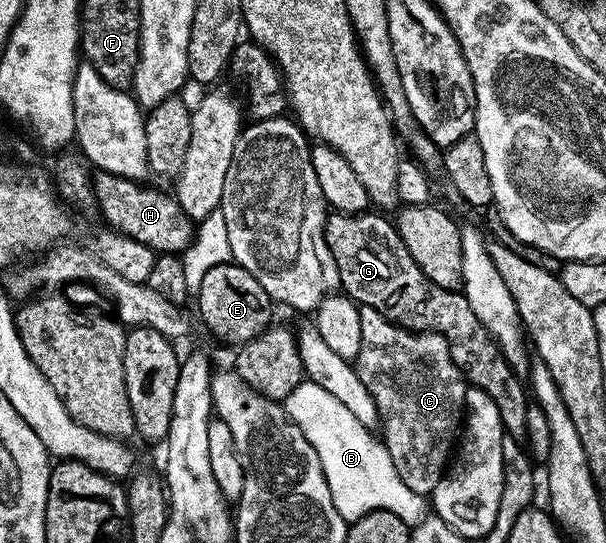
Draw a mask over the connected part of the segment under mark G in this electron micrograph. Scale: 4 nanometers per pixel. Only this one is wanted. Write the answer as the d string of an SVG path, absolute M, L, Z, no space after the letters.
M333 213L326 218L325 236L339 269L340 290L361 307L375 309L396 327L435 331L443 336L466 384L483 389L483 393L495 401L506 435L524 440L531 399L522 376L516 375L496 341L483 329L479 317L471 313L471 305L467 305L464 294L443 289L427 278L423 269L415 265L411 253L407 253L407 245L403 245L396 226L384 218L388 219L381 213Z

